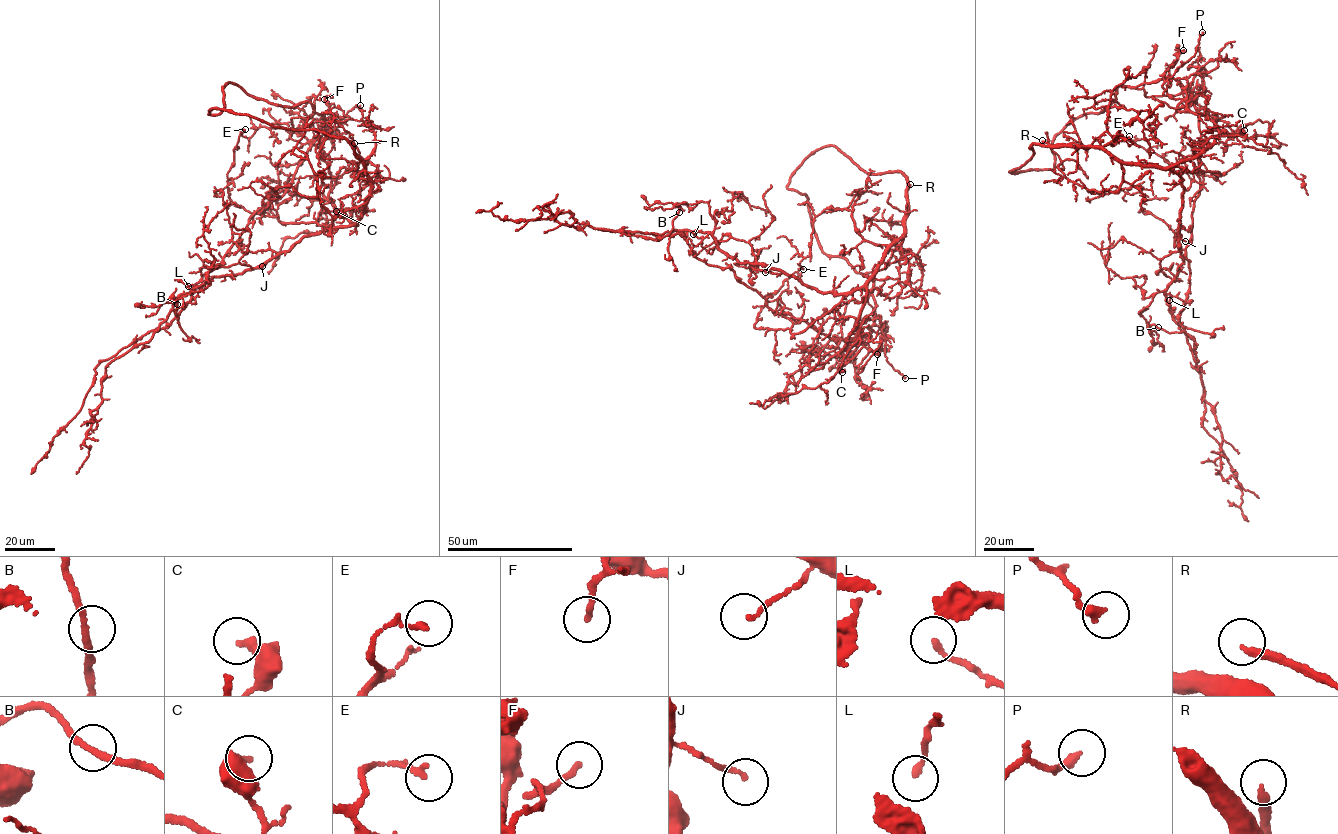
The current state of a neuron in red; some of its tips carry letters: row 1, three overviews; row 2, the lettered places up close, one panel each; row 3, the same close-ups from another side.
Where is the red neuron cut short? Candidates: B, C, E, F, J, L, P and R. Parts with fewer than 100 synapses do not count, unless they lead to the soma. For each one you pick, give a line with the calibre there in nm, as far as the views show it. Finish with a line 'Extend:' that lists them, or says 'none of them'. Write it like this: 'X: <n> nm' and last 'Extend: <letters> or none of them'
R: 180 nm
Extend: R

